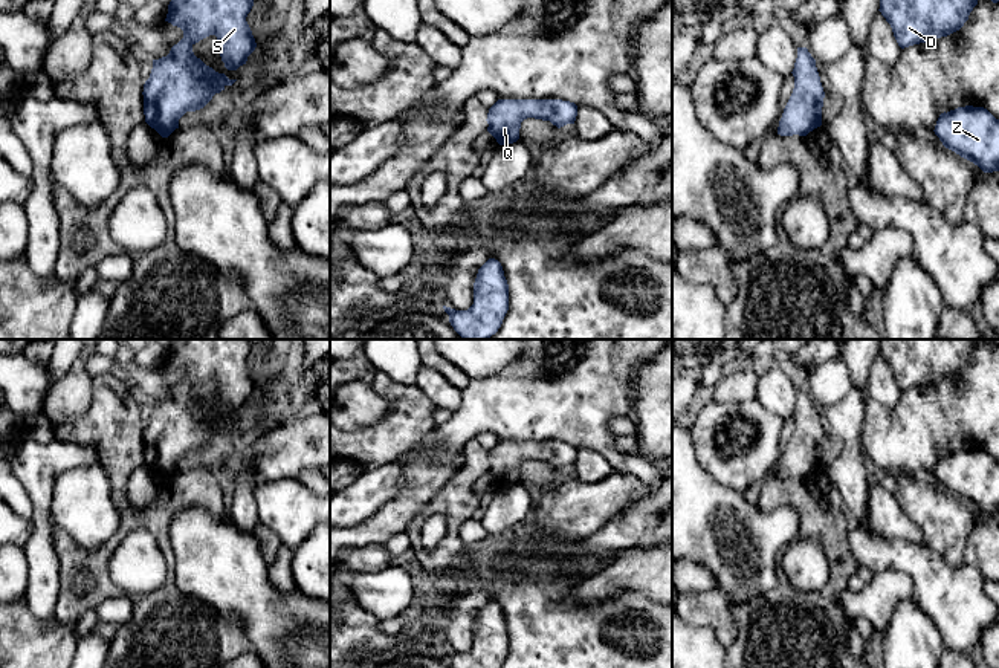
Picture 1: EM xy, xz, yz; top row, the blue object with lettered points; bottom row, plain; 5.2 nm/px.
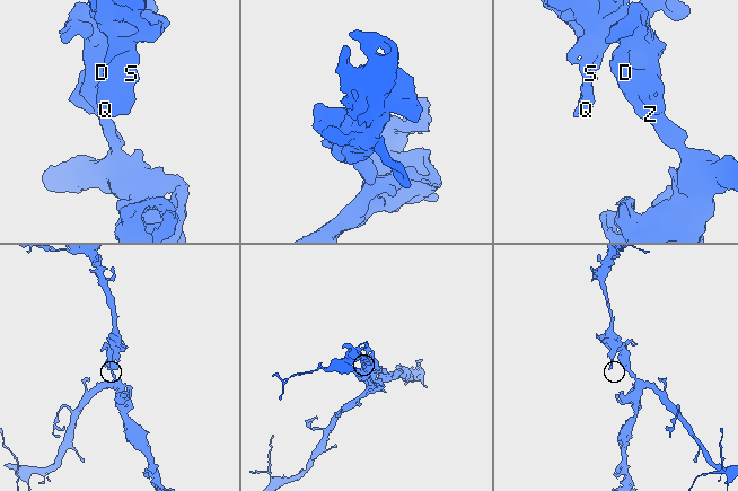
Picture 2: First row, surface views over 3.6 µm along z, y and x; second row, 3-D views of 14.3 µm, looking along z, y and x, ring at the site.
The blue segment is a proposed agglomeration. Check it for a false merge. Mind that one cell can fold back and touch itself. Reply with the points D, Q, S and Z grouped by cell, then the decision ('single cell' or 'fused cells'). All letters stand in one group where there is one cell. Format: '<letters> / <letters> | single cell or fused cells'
D Q S Z | single cell

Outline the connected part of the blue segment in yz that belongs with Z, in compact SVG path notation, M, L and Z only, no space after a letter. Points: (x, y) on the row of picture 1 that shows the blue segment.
M958 107L939 115L935 135L942 145L978 165L999 171L999 119L984 107Z

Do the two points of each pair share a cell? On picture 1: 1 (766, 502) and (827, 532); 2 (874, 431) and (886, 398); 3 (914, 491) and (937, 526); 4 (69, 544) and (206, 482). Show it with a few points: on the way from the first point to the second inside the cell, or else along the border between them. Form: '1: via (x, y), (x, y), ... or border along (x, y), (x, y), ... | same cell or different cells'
1: via (781, 499), (795, 499), (813, 517) | same cell
2: border along (902, 392), (891, 407), (869, 396) | different cells
3: via (920, 500), (937, 517) | same cell
4: via (104, 551), (138, 515), (158, 514), (171, 505) | same cell

